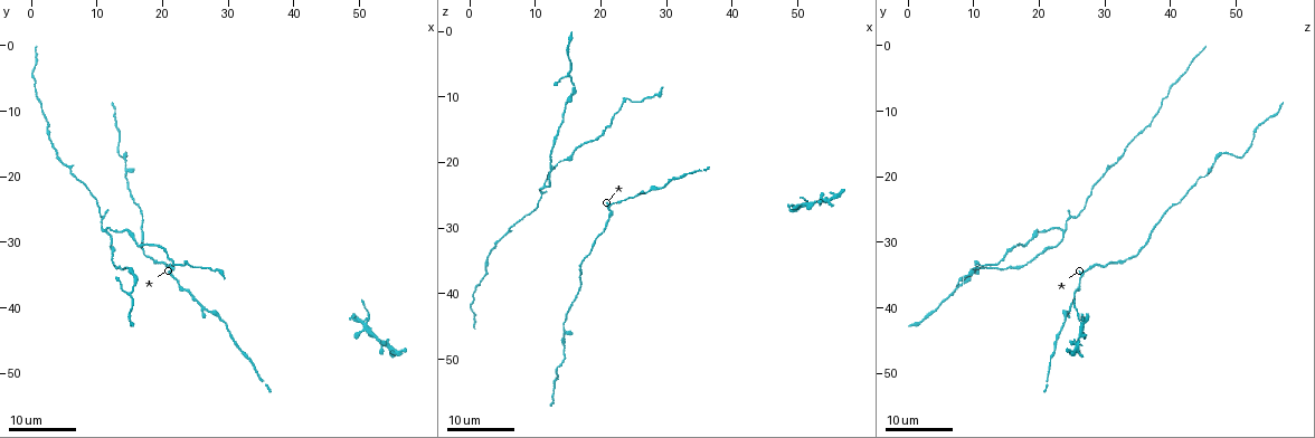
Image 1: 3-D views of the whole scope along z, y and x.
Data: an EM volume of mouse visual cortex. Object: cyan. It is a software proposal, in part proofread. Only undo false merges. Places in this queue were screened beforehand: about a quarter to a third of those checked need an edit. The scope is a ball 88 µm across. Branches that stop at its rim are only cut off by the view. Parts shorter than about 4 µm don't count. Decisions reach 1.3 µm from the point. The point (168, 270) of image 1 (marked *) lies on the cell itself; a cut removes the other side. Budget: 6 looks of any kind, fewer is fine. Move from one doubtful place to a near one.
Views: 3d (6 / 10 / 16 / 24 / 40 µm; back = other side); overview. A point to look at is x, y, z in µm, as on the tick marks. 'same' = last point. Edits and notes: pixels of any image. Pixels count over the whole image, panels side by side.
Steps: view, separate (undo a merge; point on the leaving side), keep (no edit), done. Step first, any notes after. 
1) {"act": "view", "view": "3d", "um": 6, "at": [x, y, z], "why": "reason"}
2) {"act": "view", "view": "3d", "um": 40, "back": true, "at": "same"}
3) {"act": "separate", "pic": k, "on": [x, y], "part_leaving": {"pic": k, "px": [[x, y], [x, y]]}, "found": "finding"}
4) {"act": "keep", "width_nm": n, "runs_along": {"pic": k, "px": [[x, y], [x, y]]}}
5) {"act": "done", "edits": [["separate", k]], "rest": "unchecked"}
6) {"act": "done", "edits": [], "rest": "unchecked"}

{"act": "view", "view": "3d", "um": 16, "at": [11.5, 29.0, 24.0], "why": "three-way junction"}

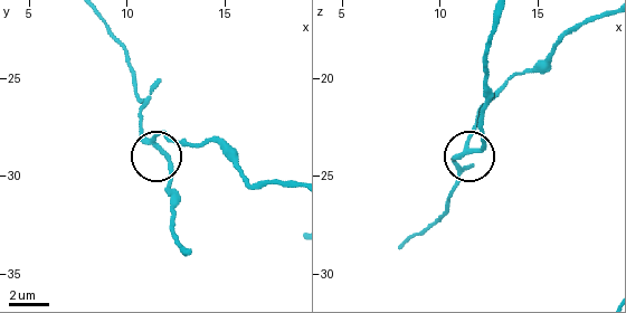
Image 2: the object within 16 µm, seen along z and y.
{"act": "view", "view": "3d", "um": 10, "at": [11.6, 28.5, 23.8]}

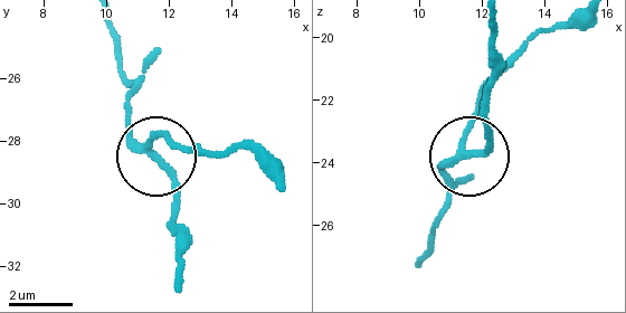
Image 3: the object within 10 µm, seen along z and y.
{"act": "separate", "pic": 3, "on": [163, 131], "arms": 3, "part_leaving": {"pic": 3, "px": [[142, 145], [168, 138], [214, 153], [238, 145], [269, 169]]}, "found": "a second cell is stuck on"}

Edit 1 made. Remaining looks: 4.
{"act": "view", "view": "3d", "um": 24, "at": [51.0, 43.0, 26.5], "why": "arms run side by side"}

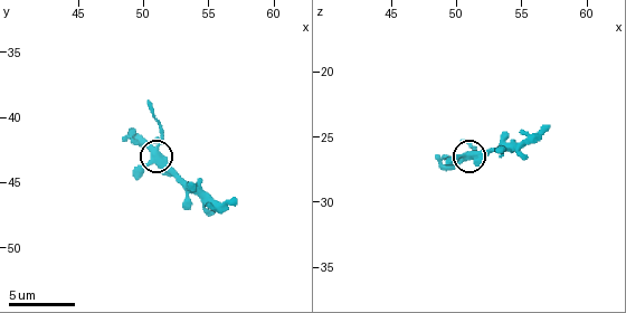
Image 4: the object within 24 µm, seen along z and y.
{"act": "view", "view": "3d", "um": 6, "at": "same"}

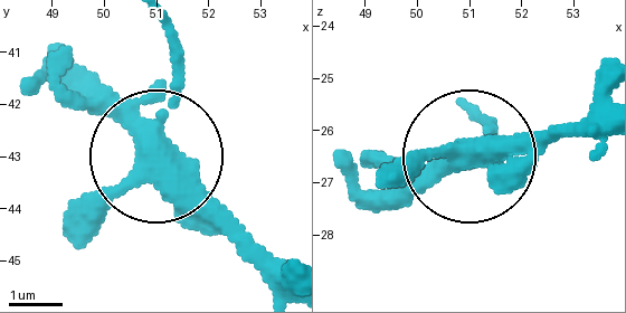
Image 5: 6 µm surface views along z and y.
{"act": "keep", "width_nm": 400, "found": "all the same cell"}

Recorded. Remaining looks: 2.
{"act": "view", "view": "3d", "um": 16, "at": [14.0, 16.5, 48.0], "why": "thick turns thin"}

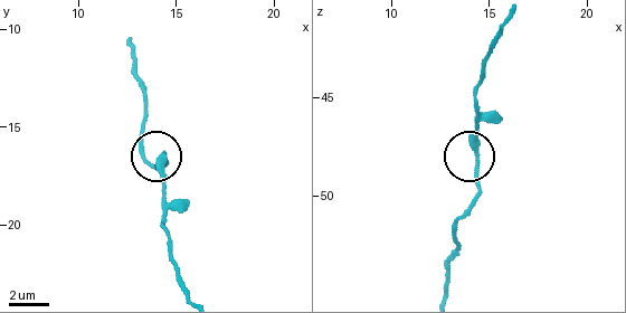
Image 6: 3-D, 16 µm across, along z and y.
{"act": "view", "view": "3d", "um": 10, "at": [14.5, 16.3, 48.1], "why": "zoom in"}

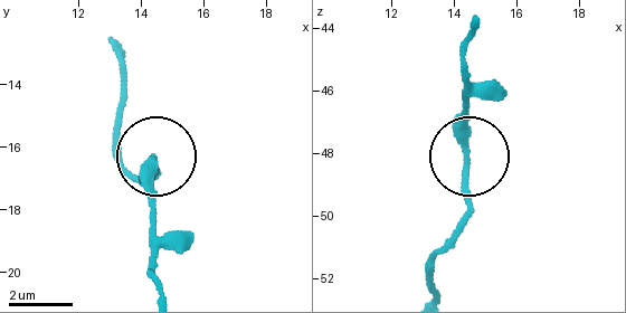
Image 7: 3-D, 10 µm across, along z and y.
{"act": "keep", "width_nm": 250, "found": "one cell here"}

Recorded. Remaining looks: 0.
{"act": "done", "edits": [["separate", 3]], "rest": "unchecked"}

